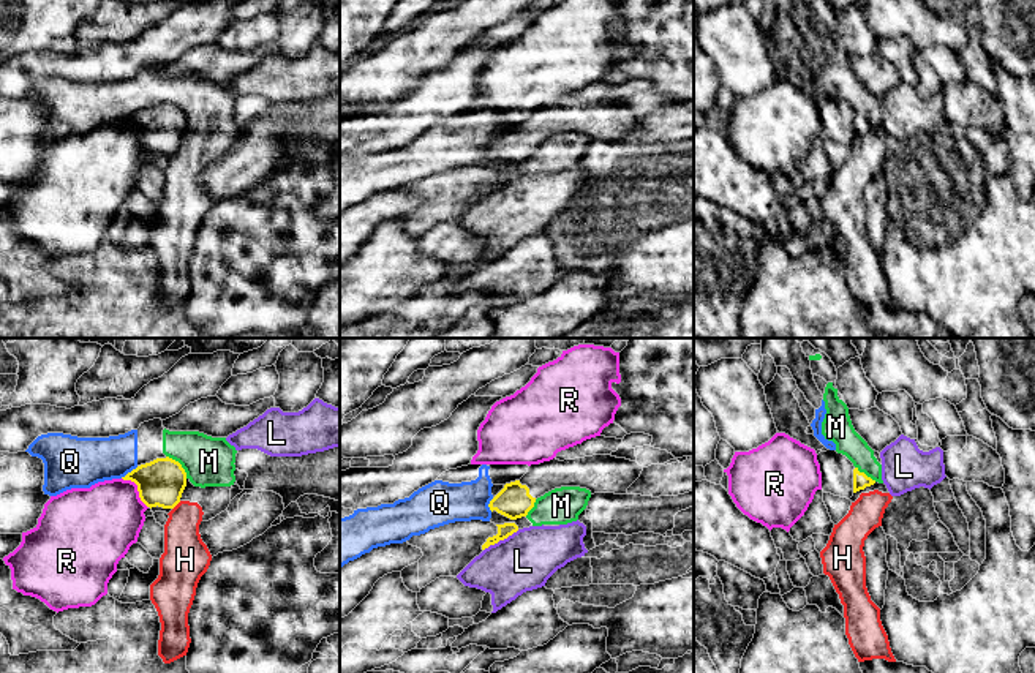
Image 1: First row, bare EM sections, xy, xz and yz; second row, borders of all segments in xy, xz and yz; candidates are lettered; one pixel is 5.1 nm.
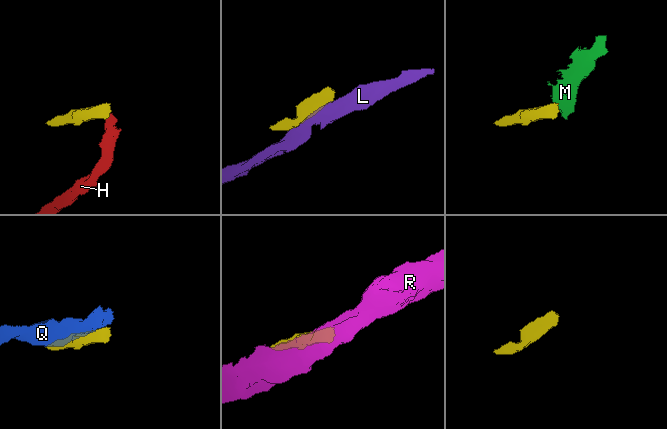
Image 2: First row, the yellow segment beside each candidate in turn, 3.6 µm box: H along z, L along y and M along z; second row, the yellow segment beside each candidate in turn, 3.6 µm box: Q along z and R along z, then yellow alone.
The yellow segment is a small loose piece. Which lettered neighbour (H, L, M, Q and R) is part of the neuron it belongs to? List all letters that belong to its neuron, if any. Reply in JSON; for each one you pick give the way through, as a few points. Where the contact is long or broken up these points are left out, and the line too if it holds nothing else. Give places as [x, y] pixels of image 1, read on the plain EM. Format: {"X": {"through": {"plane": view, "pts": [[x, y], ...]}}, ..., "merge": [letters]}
{"merge": []}

